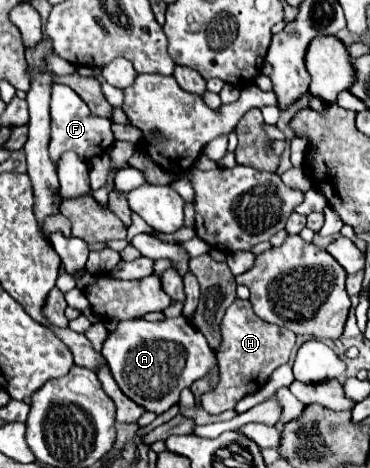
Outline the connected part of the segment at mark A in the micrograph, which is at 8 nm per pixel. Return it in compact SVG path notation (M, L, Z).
M184 316L164 322L120 322L118 328L106 338L102 356L106 356L108 368L120 390L130 400L156 414L162 414L172 404L176 404L182 388L188 388L192 382L208 376L218 368L218 358L214 356L208 340L198 328L186 322Z

